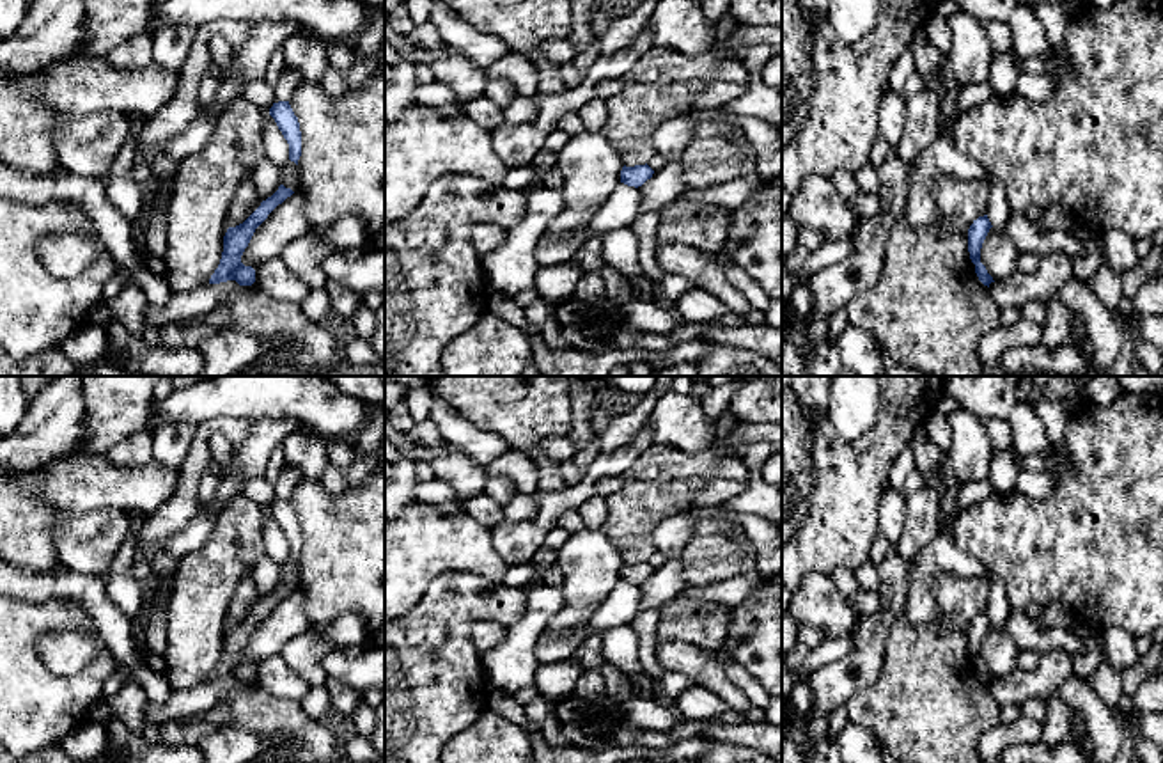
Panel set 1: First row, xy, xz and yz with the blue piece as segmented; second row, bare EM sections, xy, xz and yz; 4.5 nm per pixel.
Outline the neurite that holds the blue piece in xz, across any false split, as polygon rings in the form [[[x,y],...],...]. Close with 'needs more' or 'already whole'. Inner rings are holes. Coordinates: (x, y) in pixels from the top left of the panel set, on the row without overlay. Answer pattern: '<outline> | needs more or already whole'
[[[645,561],[645,562],[635,562],[635,564],[622,564],[621,568],[621,580],[628,584],[642,584],[647,577],[651,577],[654,568]]] | already whole

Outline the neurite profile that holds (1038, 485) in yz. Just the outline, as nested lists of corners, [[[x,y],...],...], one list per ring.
[[[1021,470],[1016,492],[1032,499],[1046,499],[1057,486],[1057,481],[1046,470]]]

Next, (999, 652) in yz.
[[[991,625],[980,646],[980,660],[993,678],[1011,674],[1018,667],[1018,655],[1019,648],[1014,639]]]

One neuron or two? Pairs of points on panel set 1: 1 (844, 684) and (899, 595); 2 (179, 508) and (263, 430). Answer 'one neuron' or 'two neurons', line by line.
1: one neuron
2: two neurons

